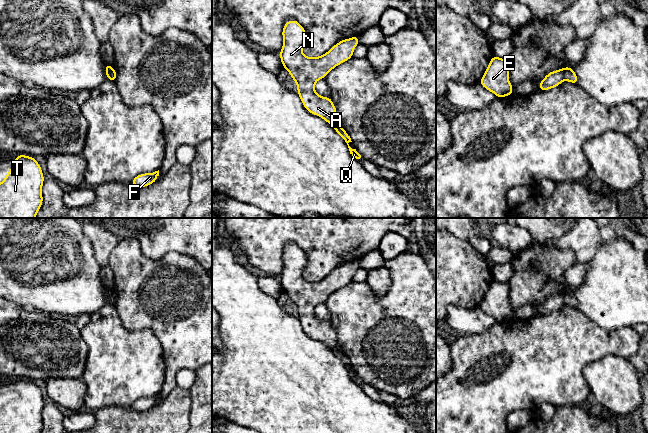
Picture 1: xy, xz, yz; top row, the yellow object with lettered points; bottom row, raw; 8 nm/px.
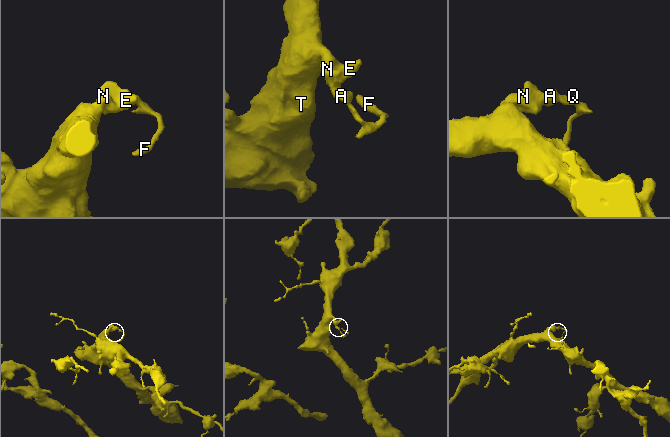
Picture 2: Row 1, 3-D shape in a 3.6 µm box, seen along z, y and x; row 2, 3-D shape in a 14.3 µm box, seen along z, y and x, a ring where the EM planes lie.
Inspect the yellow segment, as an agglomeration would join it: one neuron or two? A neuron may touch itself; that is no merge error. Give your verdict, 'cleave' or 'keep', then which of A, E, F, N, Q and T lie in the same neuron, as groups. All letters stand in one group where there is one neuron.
cleave | A E N T / F Q

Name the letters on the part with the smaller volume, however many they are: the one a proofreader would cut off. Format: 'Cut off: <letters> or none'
Cut off: F, Q

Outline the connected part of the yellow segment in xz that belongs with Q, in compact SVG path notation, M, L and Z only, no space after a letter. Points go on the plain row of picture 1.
M335 347L332 349L333 350L333 353L342 361L342 363L347 367L348 369L348 372L349 372L349 375L350 375L350 378L353 382L355 382L356 384L358 385L361 385L363 383L363 380L356 374L356 373L352 373L350 370L349 370L349 366L352 366L351 365L351 362L350 360L348 359L348 357L343 353L343 351L341 350L340 347Z

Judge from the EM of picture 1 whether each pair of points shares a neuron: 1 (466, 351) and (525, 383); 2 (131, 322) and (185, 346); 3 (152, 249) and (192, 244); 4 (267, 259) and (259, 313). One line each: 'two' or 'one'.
1: one
2: one
3: one
4: two

